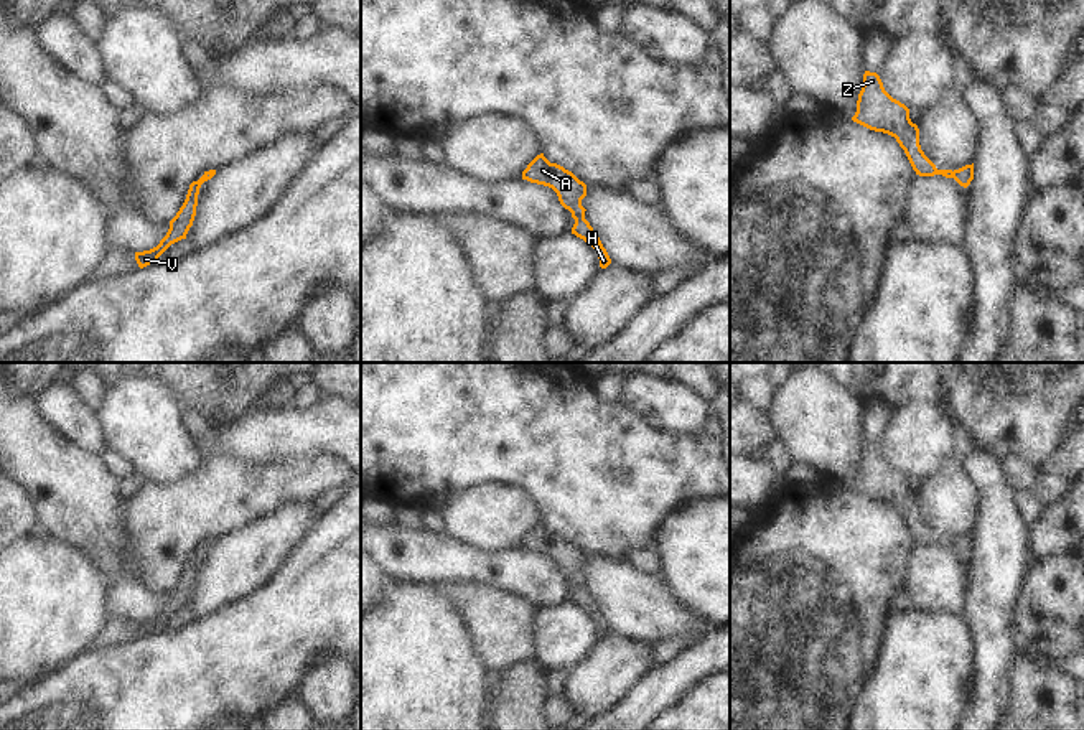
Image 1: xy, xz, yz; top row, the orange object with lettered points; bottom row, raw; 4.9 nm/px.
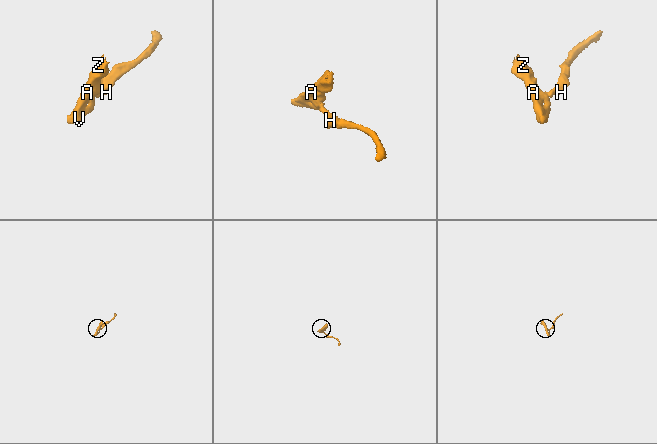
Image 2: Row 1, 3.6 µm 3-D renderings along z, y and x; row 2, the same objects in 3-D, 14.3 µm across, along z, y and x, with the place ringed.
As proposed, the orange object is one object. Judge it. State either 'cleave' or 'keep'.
keep

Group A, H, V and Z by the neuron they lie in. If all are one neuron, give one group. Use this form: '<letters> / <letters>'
A H V Z

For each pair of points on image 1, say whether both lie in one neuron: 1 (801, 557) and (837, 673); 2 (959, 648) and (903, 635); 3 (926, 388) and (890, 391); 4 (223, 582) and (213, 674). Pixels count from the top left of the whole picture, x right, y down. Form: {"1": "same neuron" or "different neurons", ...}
{"1": "same neuron", "2": "same neuron", "3": "same neuron", "4": "different neurons"}

